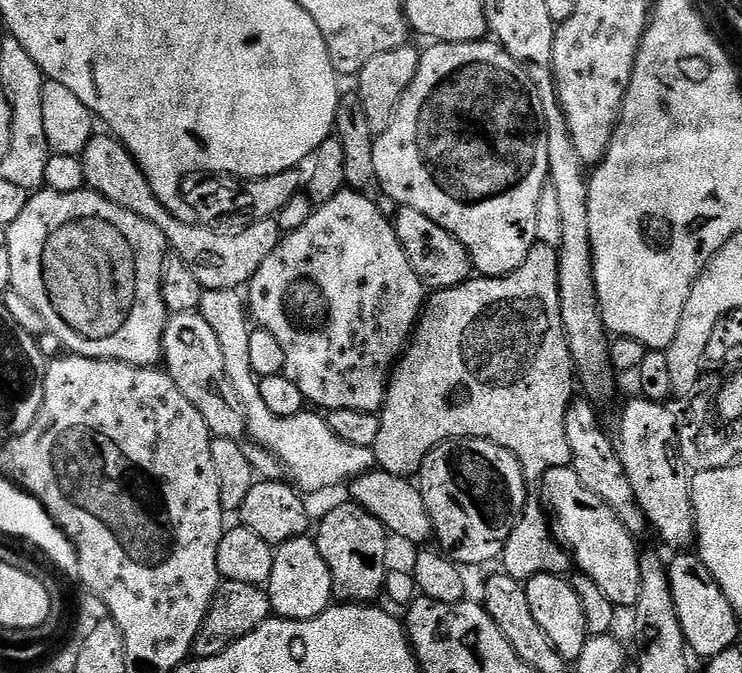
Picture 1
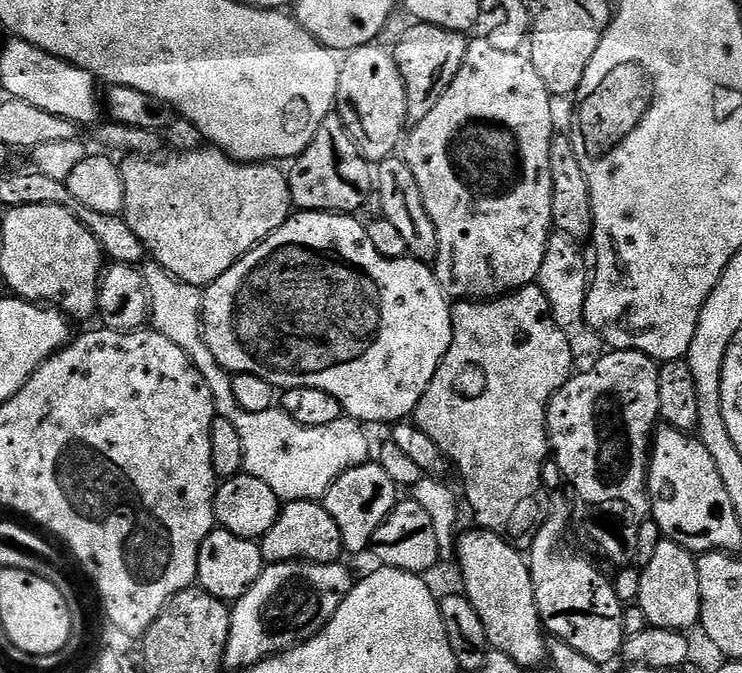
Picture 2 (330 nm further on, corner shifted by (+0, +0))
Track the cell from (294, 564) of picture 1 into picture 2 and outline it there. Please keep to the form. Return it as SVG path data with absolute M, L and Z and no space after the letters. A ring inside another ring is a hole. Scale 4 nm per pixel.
M289 500L281 507L280 516L259 541L265 565L285 564L291 560L309 560L312 564L335 564L344 552L342 534L323 503L314 500Z

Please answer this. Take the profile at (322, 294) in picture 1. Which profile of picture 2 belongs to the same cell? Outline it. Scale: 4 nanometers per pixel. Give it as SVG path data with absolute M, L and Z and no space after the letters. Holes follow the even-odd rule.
M301 212L288 217L288 220L270 238L266 238L250 254L243 256L222 278L218 278L204 293L204 310L202 327L204 341L210 346L210 354L230 374L252 374L261 376L277 390L289 388L313 388L326 390L344 407L344 416L359 420L365 426L385 424L391 426L404 422L415 413L422 394L430 386L438 366L444 361L444 355L450 350L452 341L452 304L445 296L442 286L436 281L435 271L425 261L415 258L403 260L387 260L374 250L370 242L370 234L363 223L356 221L355 215L343 215L338 212Z

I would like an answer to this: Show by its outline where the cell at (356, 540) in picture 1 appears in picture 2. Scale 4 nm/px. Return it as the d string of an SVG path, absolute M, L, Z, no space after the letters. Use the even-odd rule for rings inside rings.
M379 462L359 464L343 472L322 497L324 509L334 518L338 534L342 534L344 552L365 552L372 546L374 530L386 522L398 502L398 489L394 478L382 470Z

